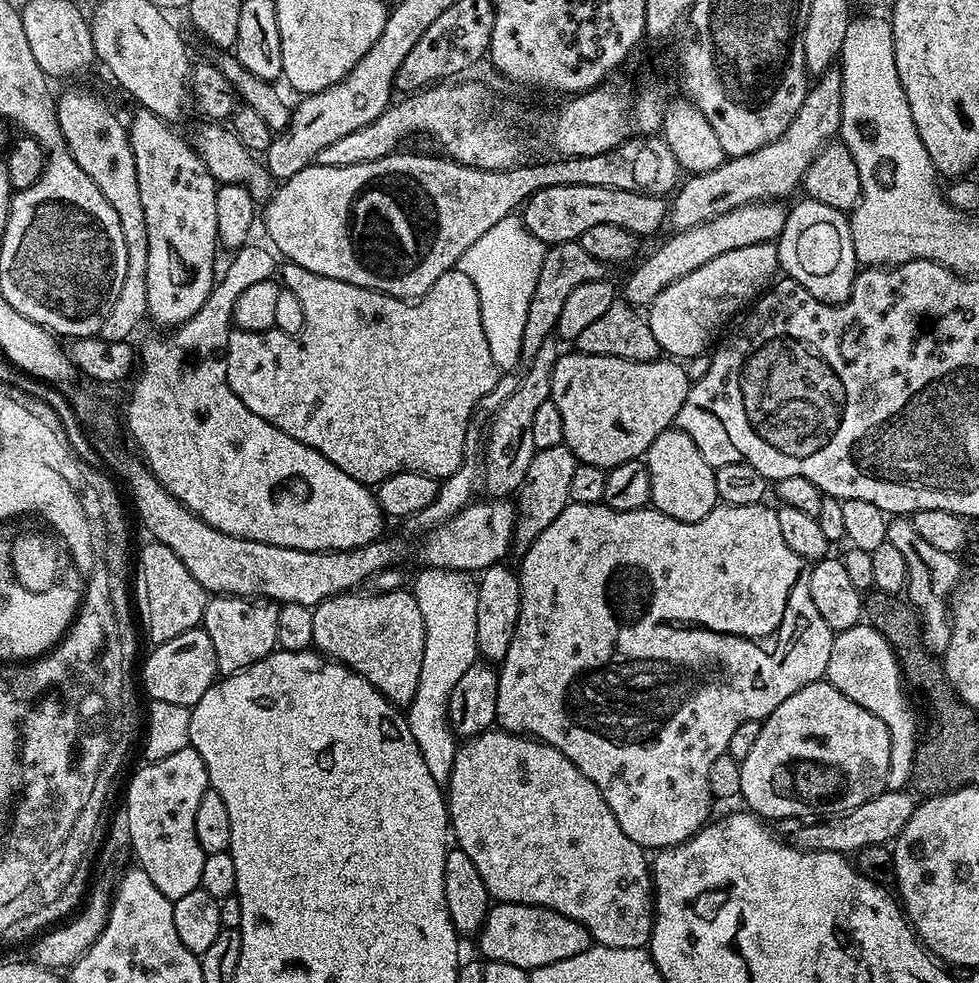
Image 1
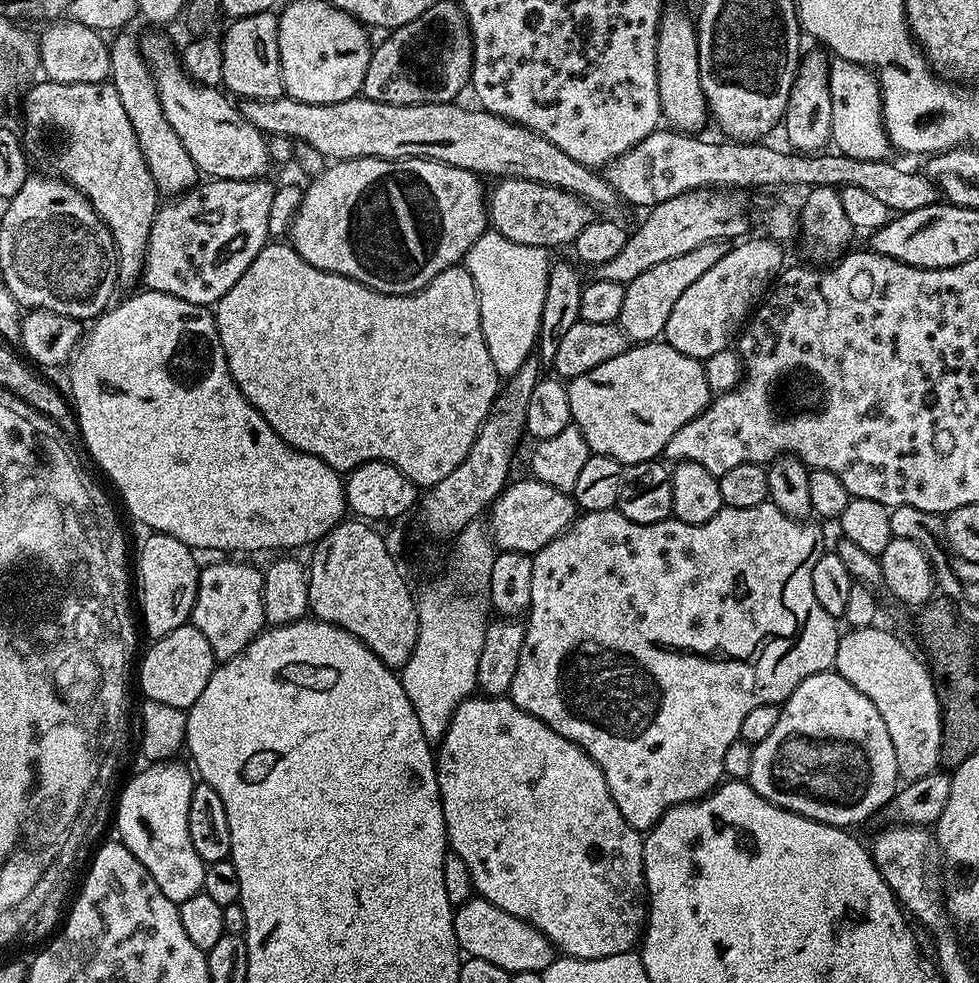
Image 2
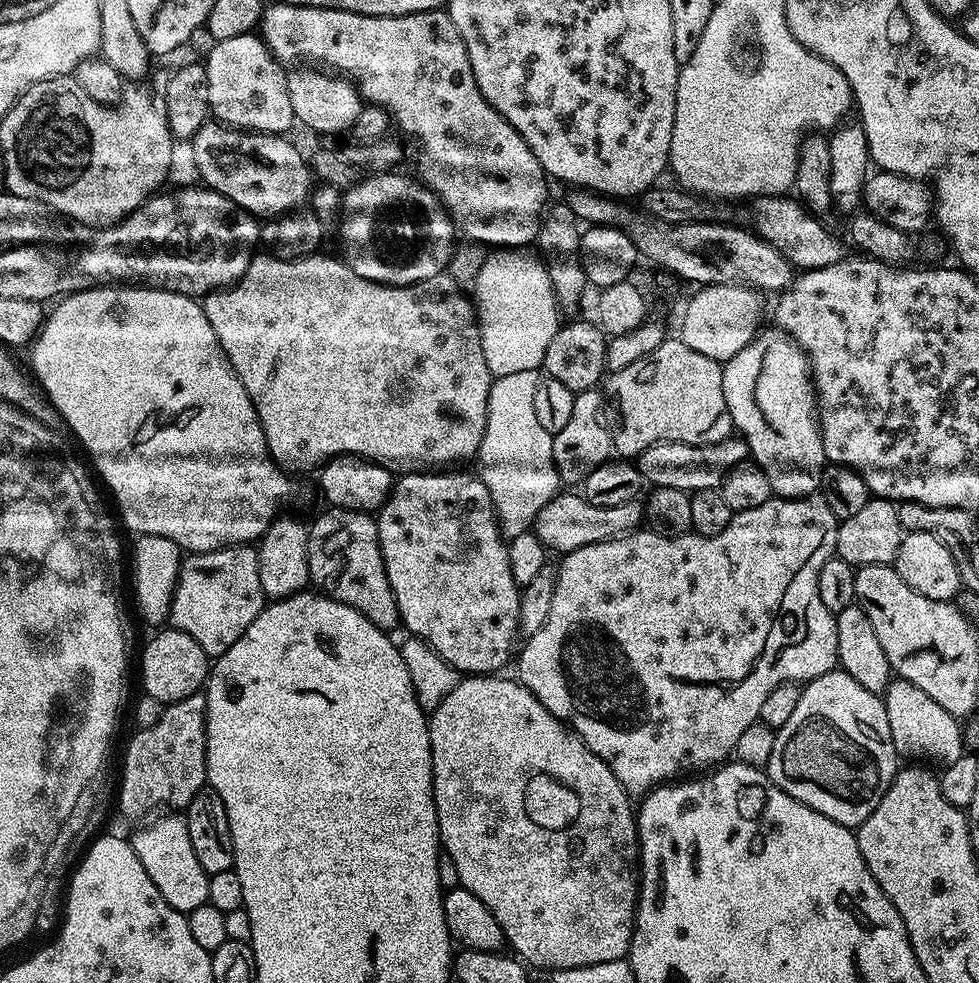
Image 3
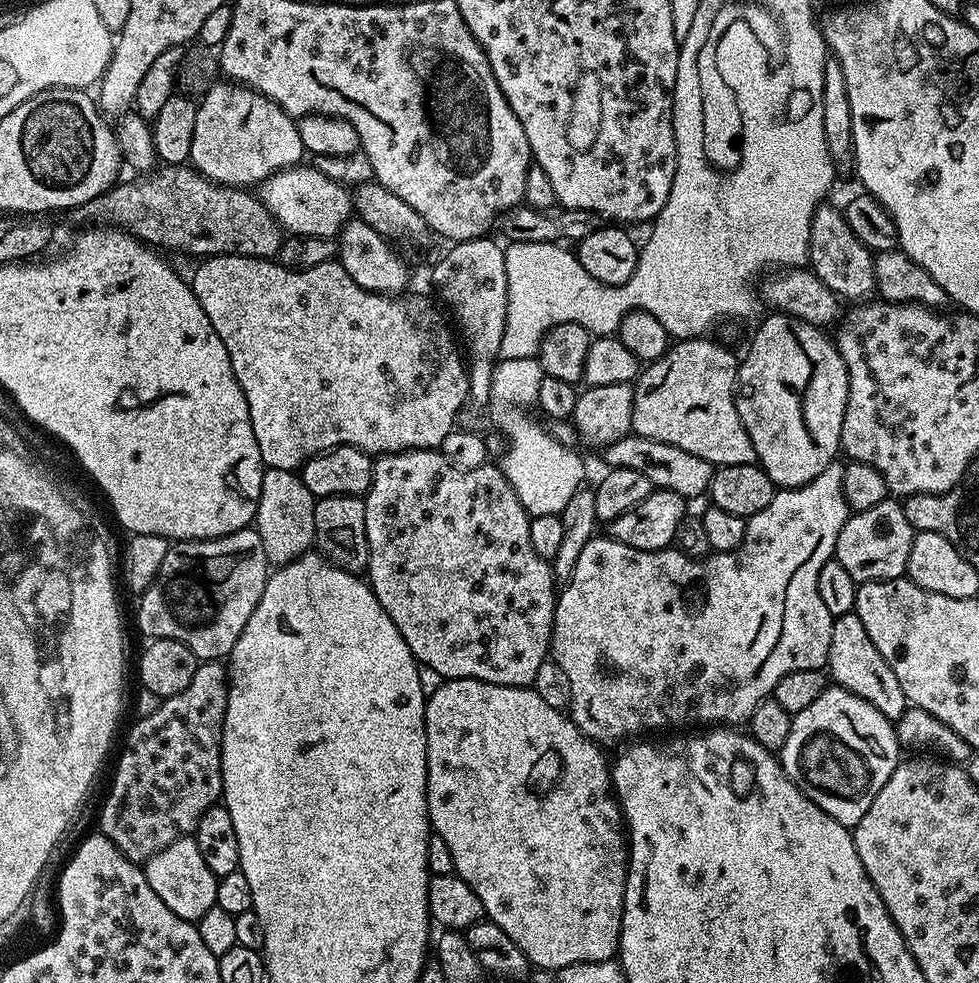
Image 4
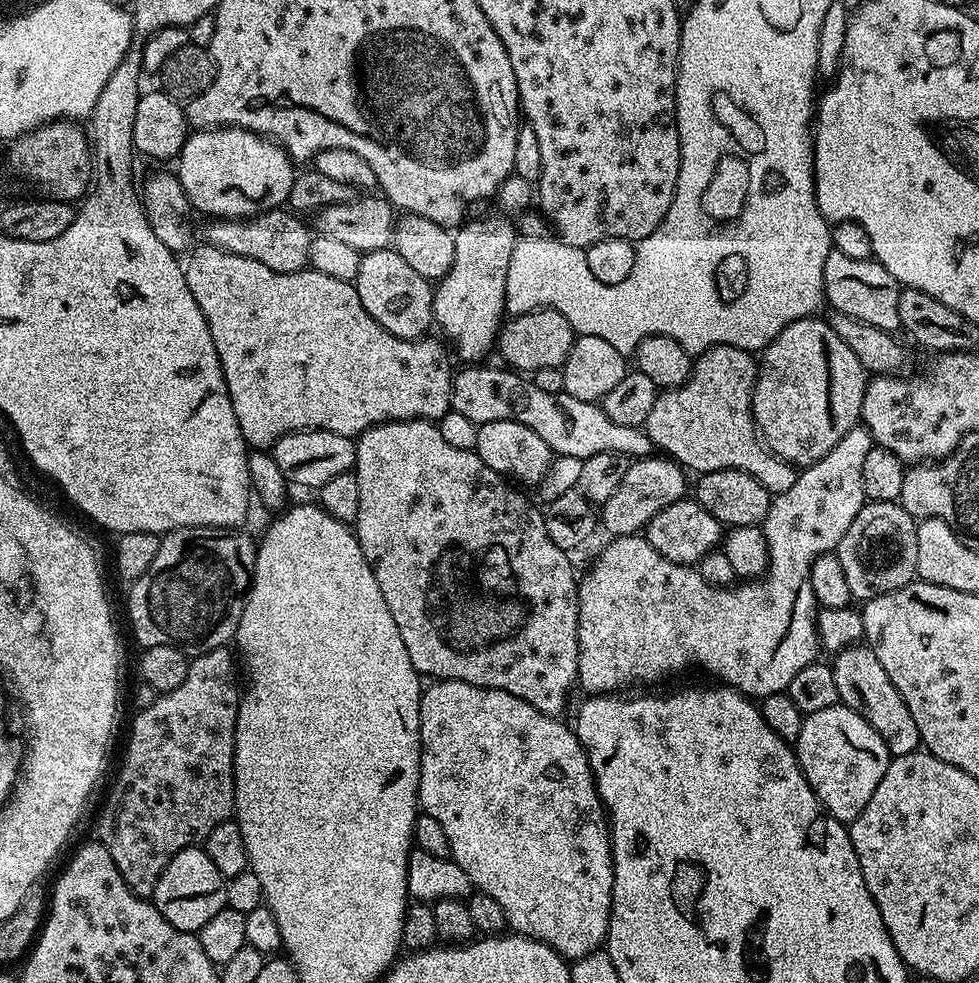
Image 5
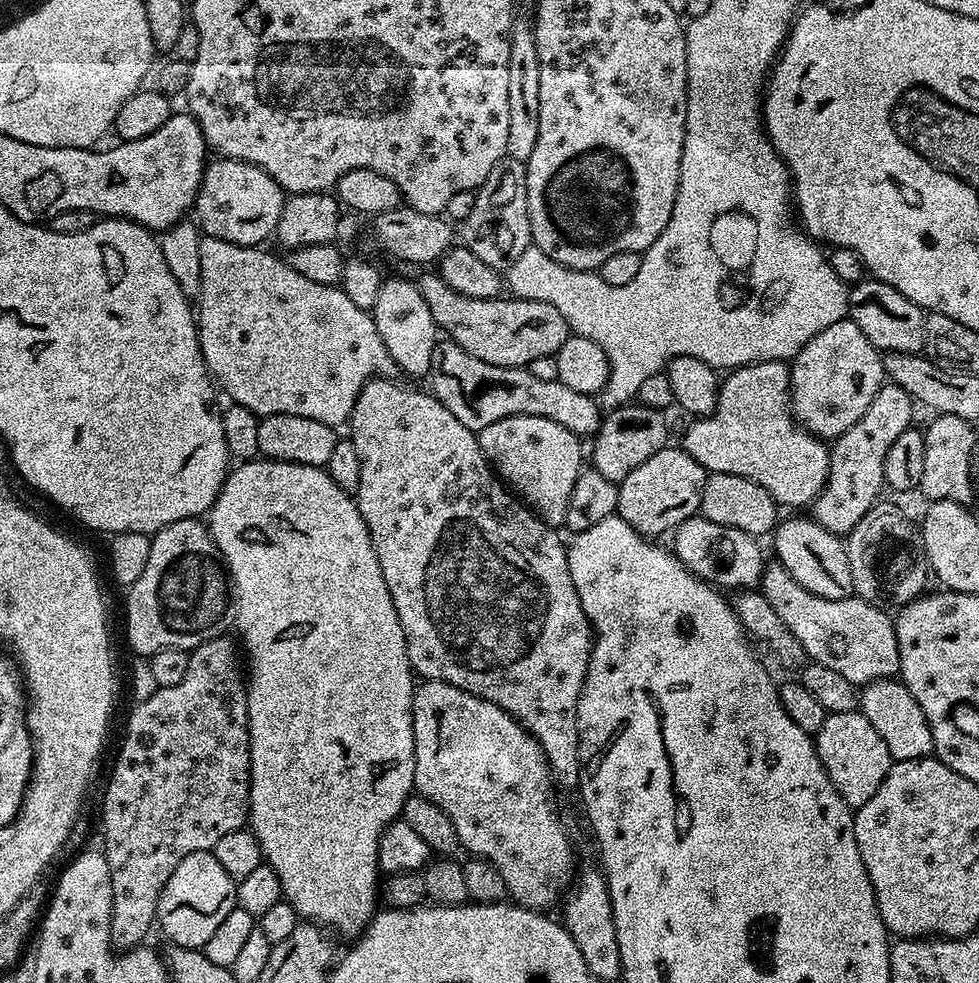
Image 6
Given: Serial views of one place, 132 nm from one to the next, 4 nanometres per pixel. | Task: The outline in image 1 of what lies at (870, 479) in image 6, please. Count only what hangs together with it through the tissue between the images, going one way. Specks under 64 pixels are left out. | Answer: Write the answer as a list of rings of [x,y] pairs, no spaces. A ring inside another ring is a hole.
[[[570,502],[562,510],[562,514],[558,514],[558,518],[554,518],[554,522],[550,522],[550,526],[546,526],[546,530],[542,530],[542,534],[538,534],[535,542],[529,546],[527,552],[523,553],[521,560],[524,561],[518,564],[520,613],[518,614],[518,626],[514,630],[514,642],[510,642],[510,650],[506,650],[506,658],[499,661],[498,664],[500,678],[498,680],[496,724],[503,731],[515,732],[521,736],[530,736],[534,740],[541,740],[543,744],[554,746],[559,752],[566,754],[566,758],[570,758],[570,762],[574,762],[574,766],[578,766],[578,770],[582,770],[582,774],[586,774],[586,778],[590,778],[590,782],[594,782],[594,786],[598,786],[602,798],[606,798],[606,806],[610,806],[614,818],[618,818],[618,826],[622,826],[626,838],[638,842],[638,846],[642,849],[663,850],[673,848],[675,844],[684,844],[705,824],[709,823],[710,817],[713,815],[713,813],[711,814],[712,804],[714,805],[714,797],[708,781],[710,765],[714,762],[714,758],[727,753],[730,746],[730,737],[733,736],[735,728],[742,726],[742,722],[750,722],[751,720],[762,722],[775,708],[782,706],[782,702],[786,702],[786,698],[790,698],[790,694],[823,681],[827,674],[827,662],[830,661],[834,633],[830,626],[826,626],[826,622],[822,622],[822,614],[818,614],[818,609],[814,607],[814,598],[810,598],[809,561],[802,559],[798,554],[794,554],[794,550],[790,550],[790,546],[786,546],[786,541],[782,539],[782,529],[778,527],[776,508],[772,506],[767,508],[766,505],[767,503],[764,502],[754,506],[717,503],[716,507],[710,510],[710,514],[706,514],[706,518],[702,518],[698,522],[682,522],[678,518],[670,518],[666,514],[662,514],[657,508],[651,506],[638,510],[614,510],[603,502],[599,504],[574,504]]]

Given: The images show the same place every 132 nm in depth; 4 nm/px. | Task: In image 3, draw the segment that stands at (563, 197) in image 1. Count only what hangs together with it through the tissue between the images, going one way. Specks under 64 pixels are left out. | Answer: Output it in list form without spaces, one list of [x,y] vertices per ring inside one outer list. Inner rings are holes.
[[[302,2],[296,4],[269,3],[265,7],[264,15],[260,17],[258,35],[264,45],[272,51],[272,57],[284,66],[296,64],[299,60],[309,60],[312,63],[309,65],[312,66],[323,66],[325,69],[351,80],[356,85],[361,97],[369,105],[390,110],[391,119],[393,121],[396,119],[397,126],[406,135],[413,136],[417,146],[420,147],[416,152],[417,173],[415,172],[415,175],[419,177],[425,188],[429,188],[438,197],[448,211],[448,215],[452,217],[453,224],[463,235],[465,232],[470,239],[477,240],[480,244],[492,244],[488,246],[496,250],[520,250],[528,246],[524,244],[531,245],[538,234],[540,221],[550,200],[548,197],[549,181],[546,179],[544,167],[540,165],[538,158],[534,158],[530,146],[526,146],[526,142],[520,137],[518,130],[514,130],[514,126],[510,126],[510,122],[506,122],[506,118],[502,118],[502,114],[498,114],[498,110],[494,110],[494,106],[490,106],[490,102],[486,102],[482,90],[478,90],[478,82],[474,78],[474,70],[470,66],[470,54],[466,54],[466,42],[462,42],[462,34],[458,34],[458,26],[454,26],[447,11],[415,12],[405,16],[363,16],[341,8],[308,8]]]

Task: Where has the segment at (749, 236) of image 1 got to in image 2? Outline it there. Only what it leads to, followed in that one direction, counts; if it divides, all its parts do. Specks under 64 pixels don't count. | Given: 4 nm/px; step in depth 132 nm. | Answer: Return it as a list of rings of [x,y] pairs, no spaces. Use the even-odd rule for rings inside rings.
[[[720,242],[703,244],[686,254],[678,254],[678,258],[670,258],[670,262],[658,262],[658,266],[650,266],[643,274],[638,274],[630,283],[624,285],[622,310],[620,311],[619,326],[624,335],[633,343],[656,342],[664,335],[666,318],[670,318],[670,310],[674,310],[674,302],[682,298],[682,290],[687,290],[718,258],[726,251]]]

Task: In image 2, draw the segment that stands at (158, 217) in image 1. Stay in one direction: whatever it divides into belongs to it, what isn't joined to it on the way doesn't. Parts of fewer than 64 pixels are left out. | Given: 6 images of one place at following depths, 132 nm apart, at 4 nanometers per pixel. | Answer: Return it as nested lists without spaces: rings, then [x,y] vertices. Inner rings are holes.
[[[120,30],[108,44],[110,54],[110,70],[108,75],[114,90],[118,90],[118,99],[126,109],[126,118],[130,118],[130,126],[134,126],[134,138],[138,138],[138,146],[142,150],[142,158],[146,158],[146,166],[154,178],[157,189],[161,193],[183,194],[193,187],[198,180],[198,169],[195,162],[186,154],[186,146],[174,134],[170,122],[166,122],[166,114],[162,114],[162,102],[156,89],[156,79],[144,58],[141,41],[136,41],[128,30]]]

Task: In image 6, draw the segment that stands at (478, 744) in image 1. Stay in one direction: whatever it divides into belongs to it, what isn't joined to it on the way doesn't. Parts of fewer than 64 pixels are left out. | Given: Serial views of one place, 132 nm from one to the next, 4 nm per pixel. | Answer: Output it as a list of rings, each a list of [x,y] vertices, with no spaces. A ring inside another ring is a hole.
[[[424,680],[423,683],[412,693],[412,725],[414,726],[414,788],[419,795],[430,798],[434,806],[442,806],[446,810],[446,815],[450,817],[450,822],[454,822],[454,830],[458,830],[461,849],[465,853],[471,854],[477,860],[485,860],[502,874],[502,882],[506,882],[508,896],[522,908],[533,910],[548,910],[552,904],[552,899],[556,896],[556,891],[567,882],[572,876],[572,840],[568,837],[568,832],[564,829],[564,824],[560,821],[558,813],[552,809],[552,784],[554,777],[548,765],[546,753],[542,746],[531,736],[519,722],[506,710],[502,710],[494,702],[486,702],[466,690],[462,690],[453,684],[447,684],[441,680]]]

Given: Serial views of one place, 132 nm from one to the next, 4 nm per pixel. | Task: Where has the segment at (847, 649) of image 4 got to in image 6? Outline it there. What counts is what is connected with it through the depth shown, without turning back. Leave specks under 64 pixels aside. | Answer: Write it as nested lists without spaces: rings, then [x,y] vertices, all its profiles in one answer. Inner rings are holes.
[[[896,678],[872,680],[863,685],[858,692],[858,710],[878,730],[882,742],[886,742],[886,750],[890,750],[893,761],[921,760],[924,756],[932,756],[932,735],[926,722],[926,714],[922,714],[922,706],[914,702],[914,694],[906,690],[906,686]]]

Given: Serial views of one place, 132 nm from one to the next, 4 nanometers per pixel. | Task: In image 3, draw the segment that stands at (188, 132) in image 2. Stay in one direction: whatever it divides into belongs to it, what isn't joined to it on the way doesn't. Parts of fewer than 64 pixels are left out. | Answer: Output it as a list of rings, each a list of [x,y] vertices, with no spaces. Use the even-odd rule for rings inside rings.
[[[209,122],[192,135],[190,147],[196,168],[207,187],[230,198],[257,218],[281,217],[299,209],[314,188],[314,173],[303,156],[283,135],[245,132]]]

